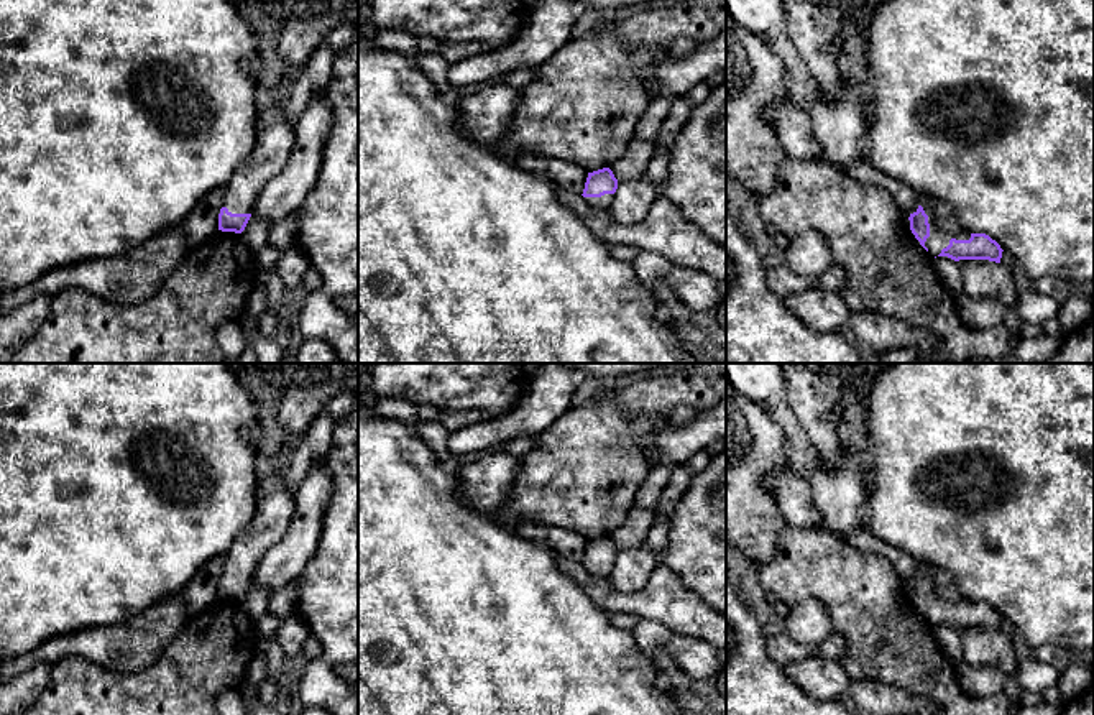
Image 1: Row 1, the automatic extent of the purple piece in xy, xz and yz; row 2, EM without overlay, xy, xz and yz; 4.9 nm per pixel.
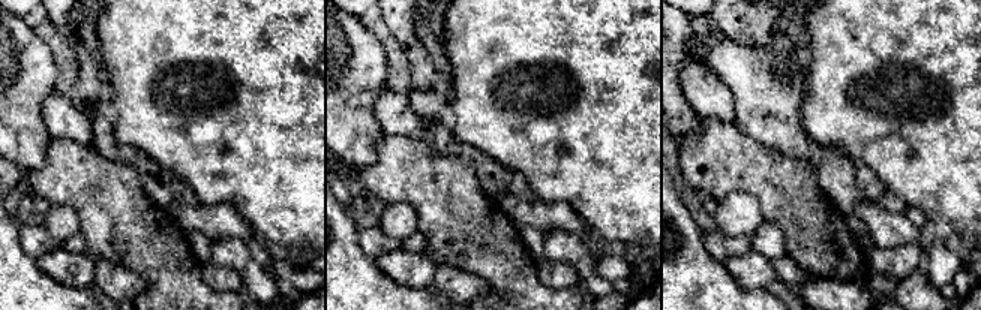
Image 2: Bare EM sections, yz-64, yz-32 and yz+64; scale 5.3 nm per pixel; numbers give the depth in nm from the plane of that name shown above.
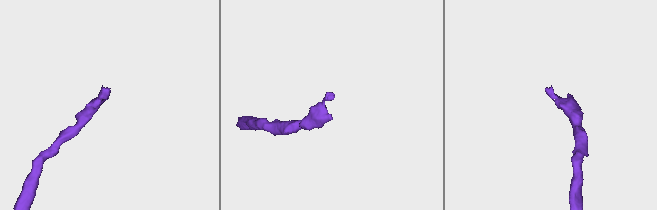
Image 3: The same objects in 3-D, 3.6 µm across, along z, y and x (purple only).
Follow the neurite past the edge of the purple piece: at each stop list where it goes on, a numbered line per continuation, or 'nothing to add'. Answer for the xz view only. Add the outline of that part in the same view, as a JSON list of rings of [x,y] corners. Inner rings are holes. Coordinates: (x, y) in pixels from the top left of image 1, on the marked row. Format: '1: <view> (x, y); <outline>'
1: xz (603, 202); [[[604,194],[601,197],[583,197],[583,201],[598,210],[608,210],[609,205],[613,204],[614,194]]]

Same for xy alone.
1: xy (273, 145); [[[274,97],[271,108],[258,110],[255,146],[225,186],[222,207],[232,214],[251,214],[264,184],[284,168],[292,153],[294,122],[281,115],[286,97]]]

